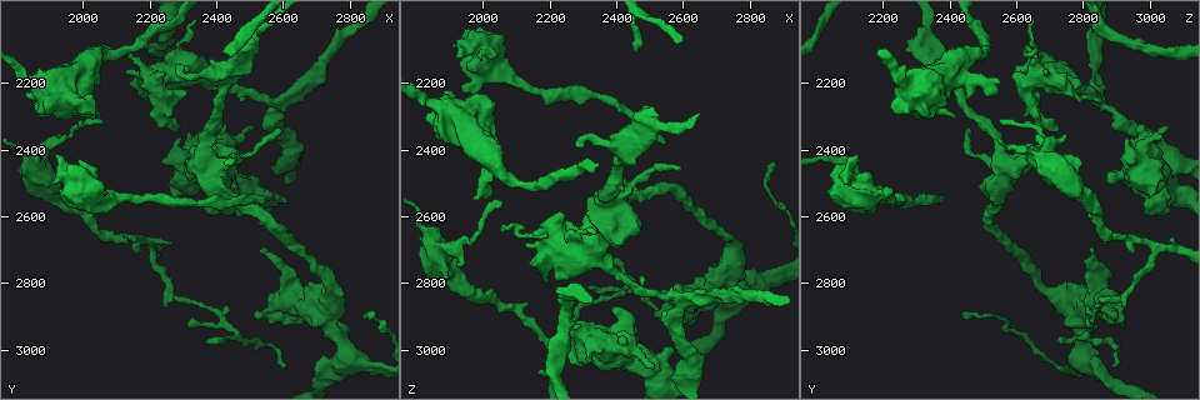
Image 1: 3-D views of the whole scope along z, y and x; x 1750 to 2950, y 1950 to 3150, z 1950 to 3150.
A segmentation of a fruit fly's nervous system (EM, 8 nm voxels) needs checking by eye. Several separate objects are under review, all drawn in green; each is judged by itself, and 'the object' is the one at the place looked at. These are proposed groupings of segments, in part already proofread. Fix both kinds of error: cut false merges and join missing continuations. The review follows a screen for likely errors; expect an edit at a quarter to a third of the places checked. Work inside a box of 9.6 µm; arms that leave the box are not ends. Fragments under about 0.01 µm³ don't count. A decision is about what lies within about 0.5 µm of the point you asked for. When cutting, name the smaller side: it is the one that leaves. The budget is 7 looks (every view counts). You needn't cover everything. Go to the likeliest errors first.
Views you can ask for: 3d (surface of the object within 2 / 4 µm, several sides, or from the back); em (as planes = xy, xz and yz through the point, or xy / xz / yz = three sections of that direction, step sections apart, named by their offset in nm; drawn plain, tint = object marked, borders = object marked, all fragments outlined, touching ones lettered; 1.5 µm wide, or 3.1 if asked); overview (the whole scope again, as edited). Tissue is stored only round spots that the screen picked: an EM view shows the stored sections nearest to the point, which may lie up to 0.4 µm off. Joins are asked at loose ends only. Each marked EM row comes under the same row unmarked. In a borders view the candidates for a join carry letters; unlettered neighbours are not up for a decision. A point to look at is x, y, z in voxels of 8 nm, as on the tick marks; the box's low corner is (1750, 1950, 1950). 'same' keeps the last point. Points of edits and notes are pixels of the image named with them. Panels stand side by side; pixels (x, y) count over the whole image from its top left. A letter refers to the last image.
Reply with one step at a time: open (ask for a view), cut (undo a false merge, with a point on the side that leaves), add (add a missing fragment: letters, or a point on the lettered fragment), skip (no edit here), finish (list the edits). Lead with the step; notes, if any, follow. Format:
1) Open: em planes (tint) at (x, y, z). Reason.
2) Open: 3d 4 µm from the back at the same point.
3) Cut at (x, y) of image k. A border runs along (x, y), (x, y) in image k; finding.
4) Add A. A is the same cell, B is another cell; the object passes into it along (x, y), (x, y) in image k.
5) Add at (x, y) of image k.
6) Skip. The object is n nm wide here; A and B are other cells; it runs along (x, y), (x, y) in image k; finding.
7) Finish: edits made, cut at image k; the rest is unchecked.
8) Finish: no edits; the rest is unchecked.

Open: em planes (borders) at (2530, 2710, 2820). Free end.

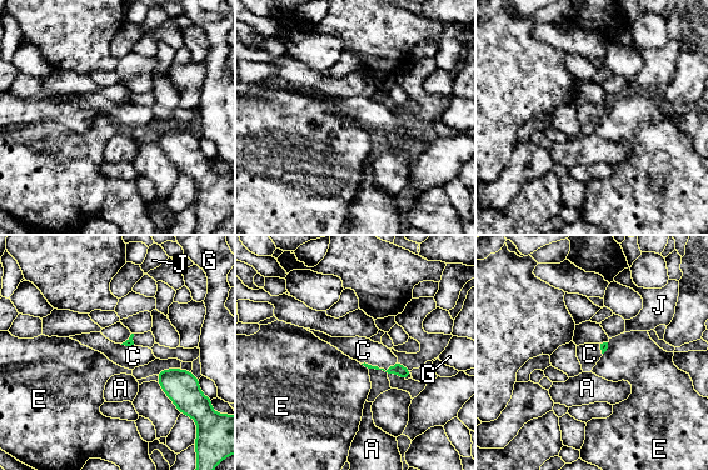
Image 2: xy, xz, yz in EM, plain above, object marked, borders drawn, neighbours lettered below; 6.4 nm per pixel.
Add C. C is the same cell, A, E, G and J are other cells; the object passes into it along (398, 369), (379, 369), (363, 350) in image 2; the neuron continues.

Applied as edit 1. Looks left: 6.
Open: 3d 2 µm at (2510, 2330, 3050).

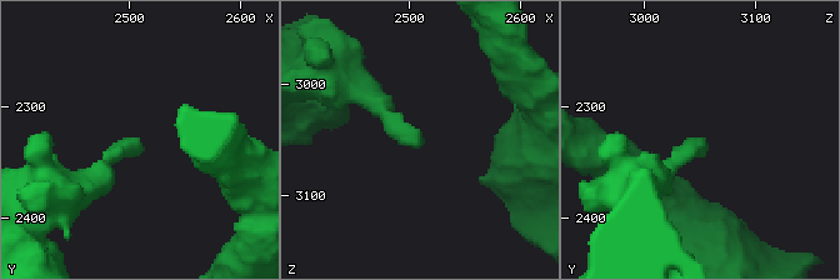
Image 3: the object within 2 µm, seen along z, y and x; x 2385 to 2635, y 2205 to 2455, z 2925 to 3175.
Open: em planes (borders) at (2514, 2338, 3048). Shape alone is not enough.

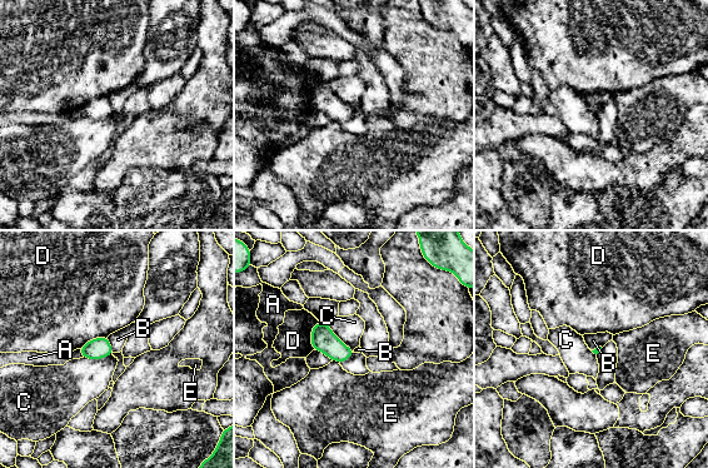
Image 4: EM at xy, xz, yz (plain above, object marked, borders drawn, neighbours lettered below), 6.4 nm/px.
Skip. The longest contact is with C, 190 nm; A, B, C, D and E are other cells; a border runs along (106, 337), (114, 352) in image 4; no lettered fragment goes on from it.

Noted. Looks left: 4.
Open: em planes (borders) at (1930, 2530, 2220). Branch stops here.

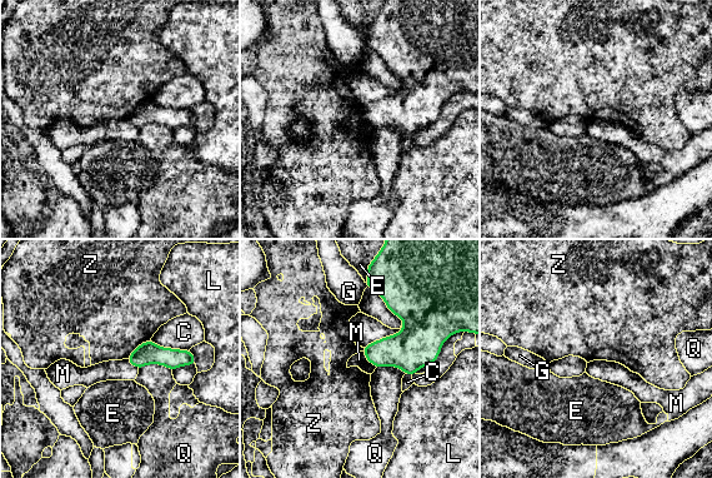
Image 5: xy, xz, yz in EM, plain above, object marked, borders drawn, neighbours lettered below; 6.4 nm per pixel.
Skip. The object is 140 nm wide here; C, E, G, L, M, Q and Z are other cells; no lettered fragment goes on from it.

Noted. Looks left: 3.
Finish: edits made, add at image 2; the rest is unchecked.

